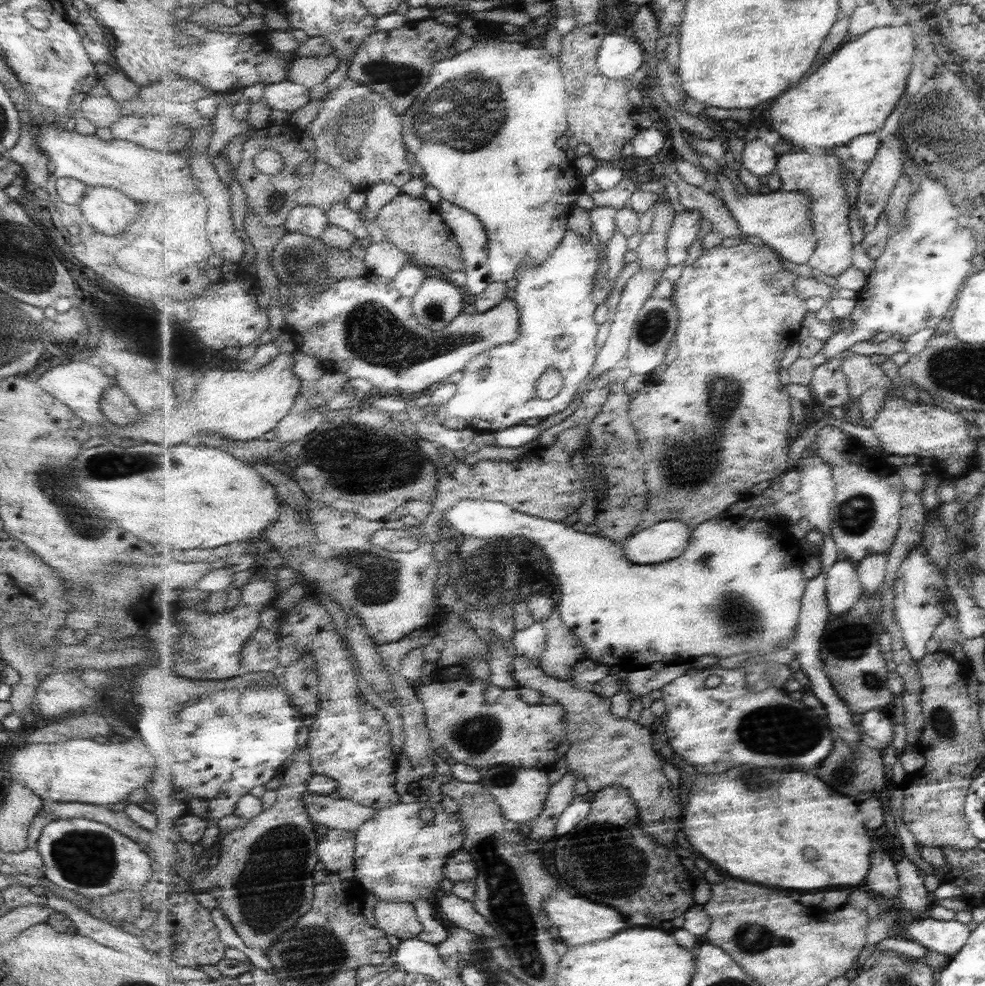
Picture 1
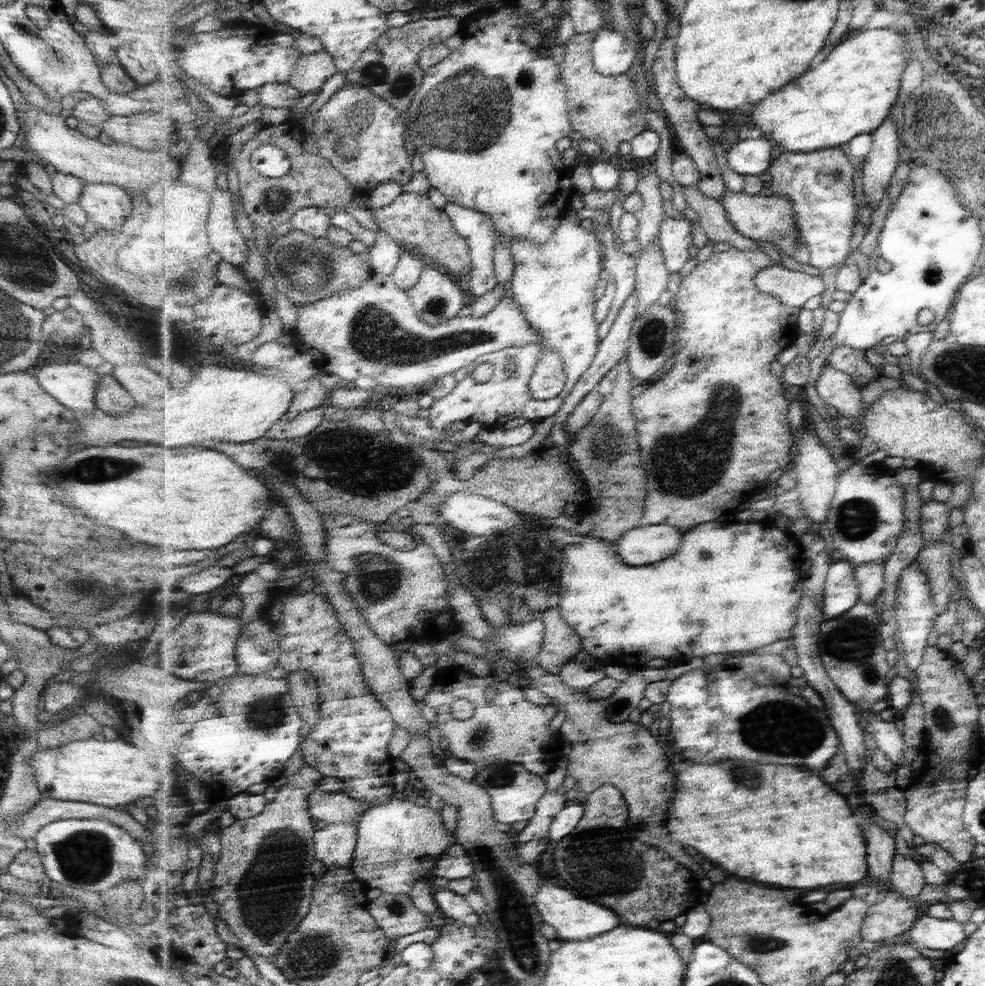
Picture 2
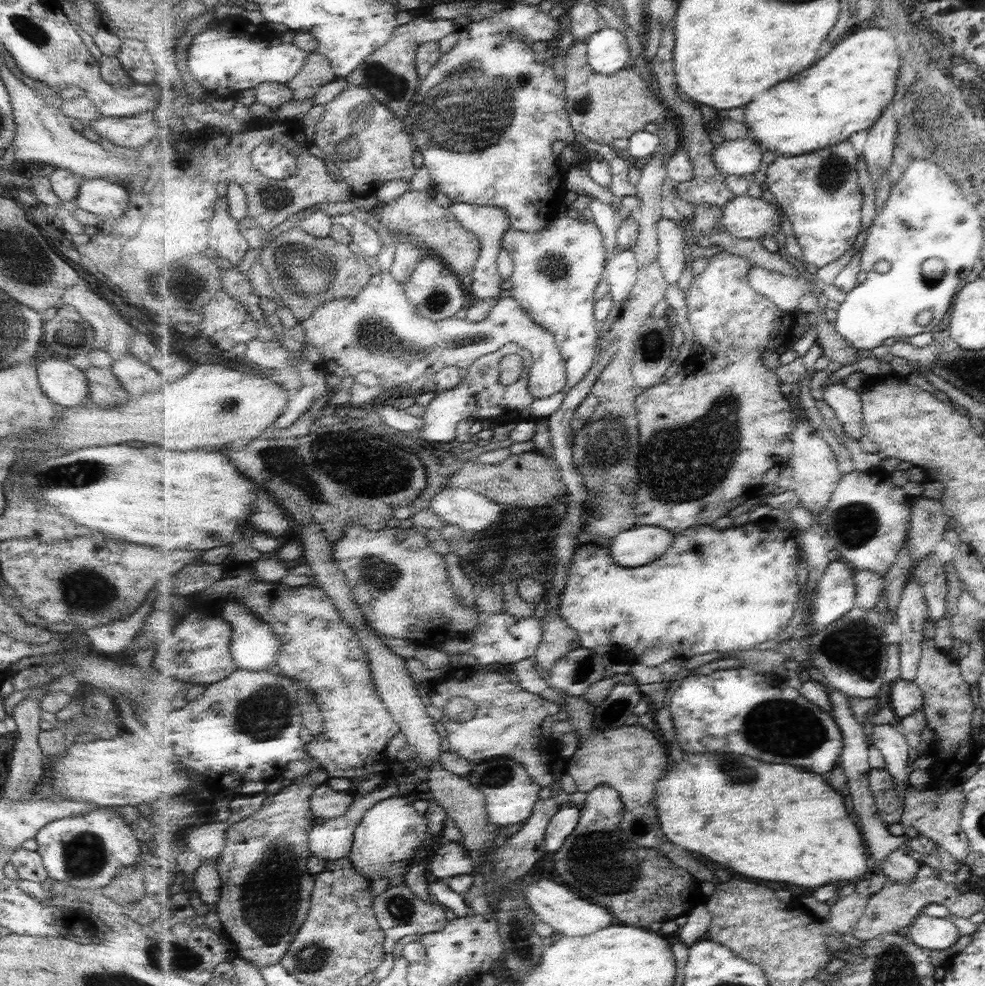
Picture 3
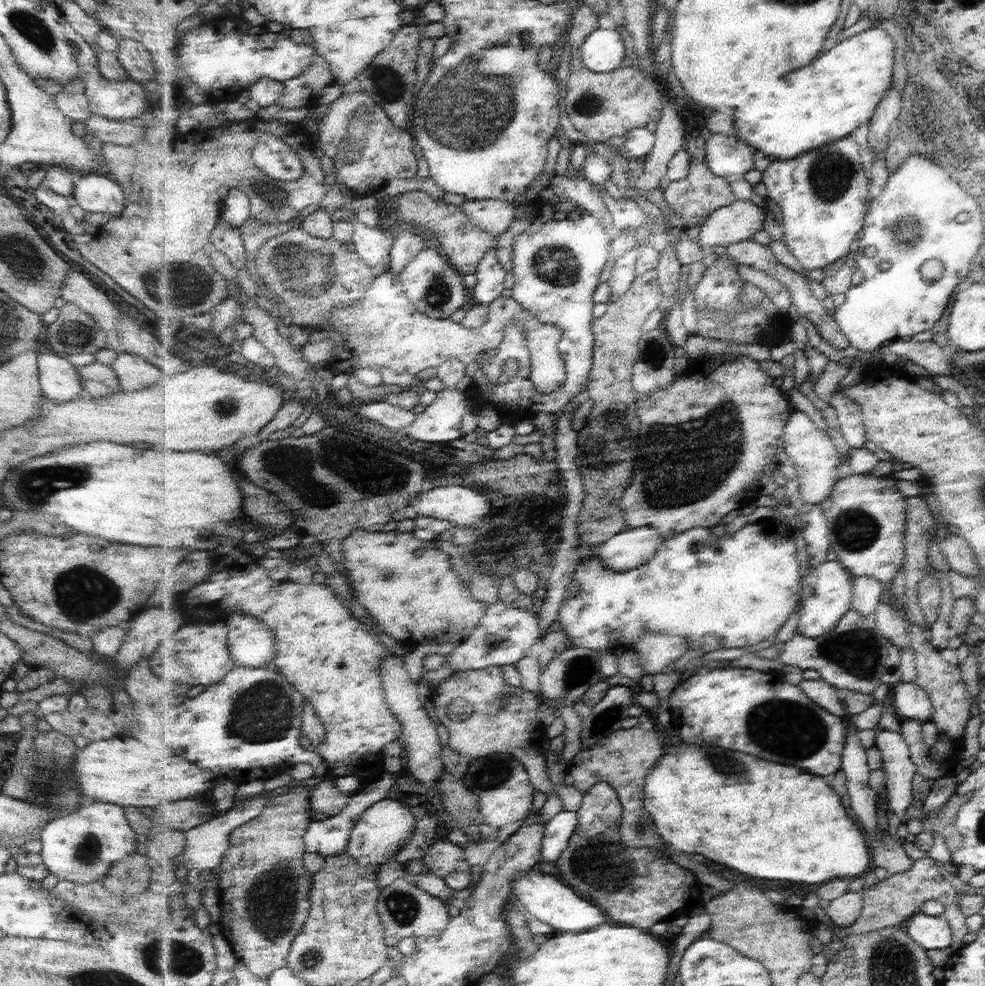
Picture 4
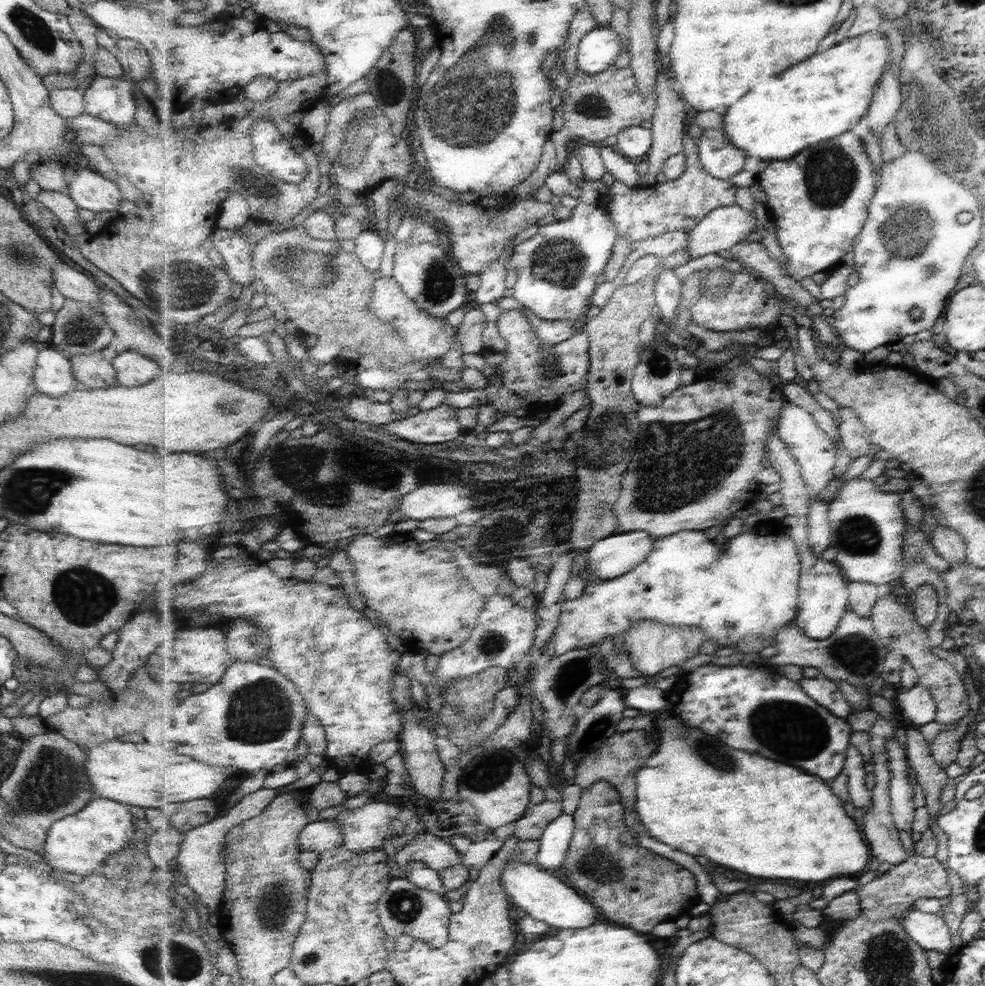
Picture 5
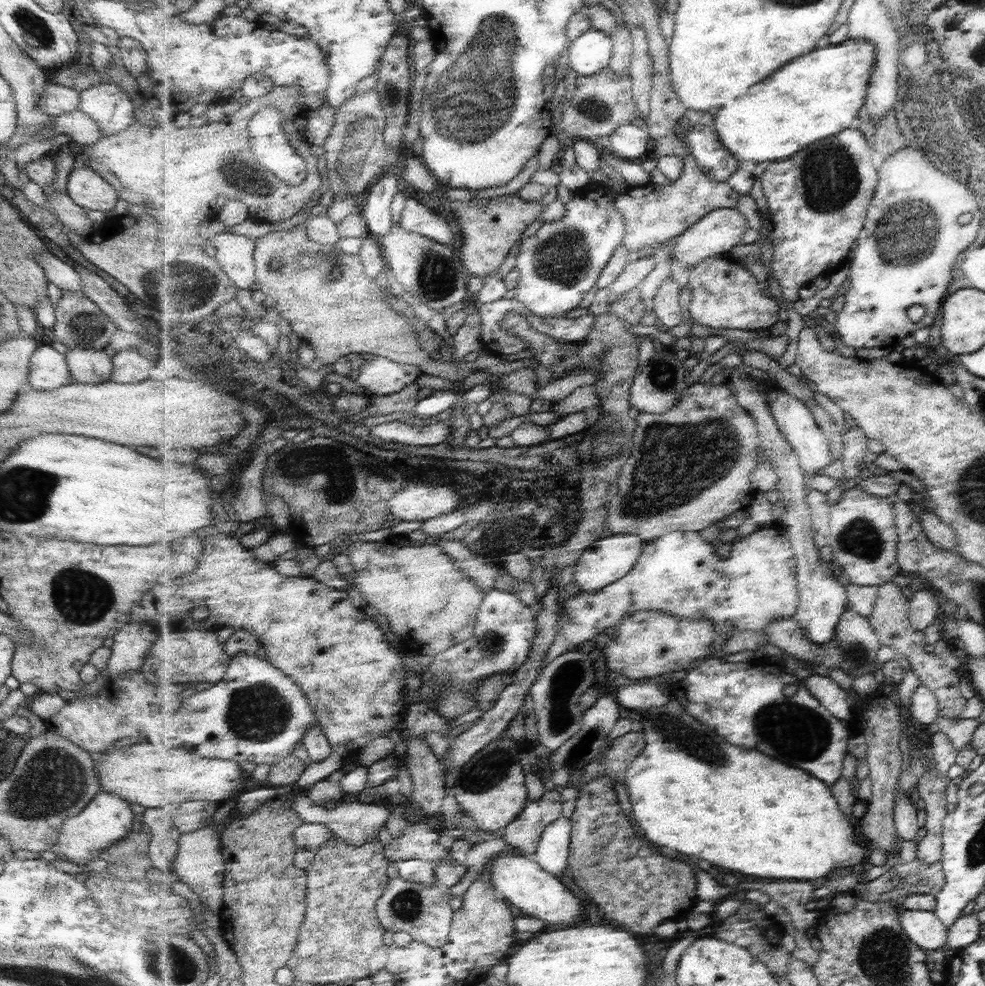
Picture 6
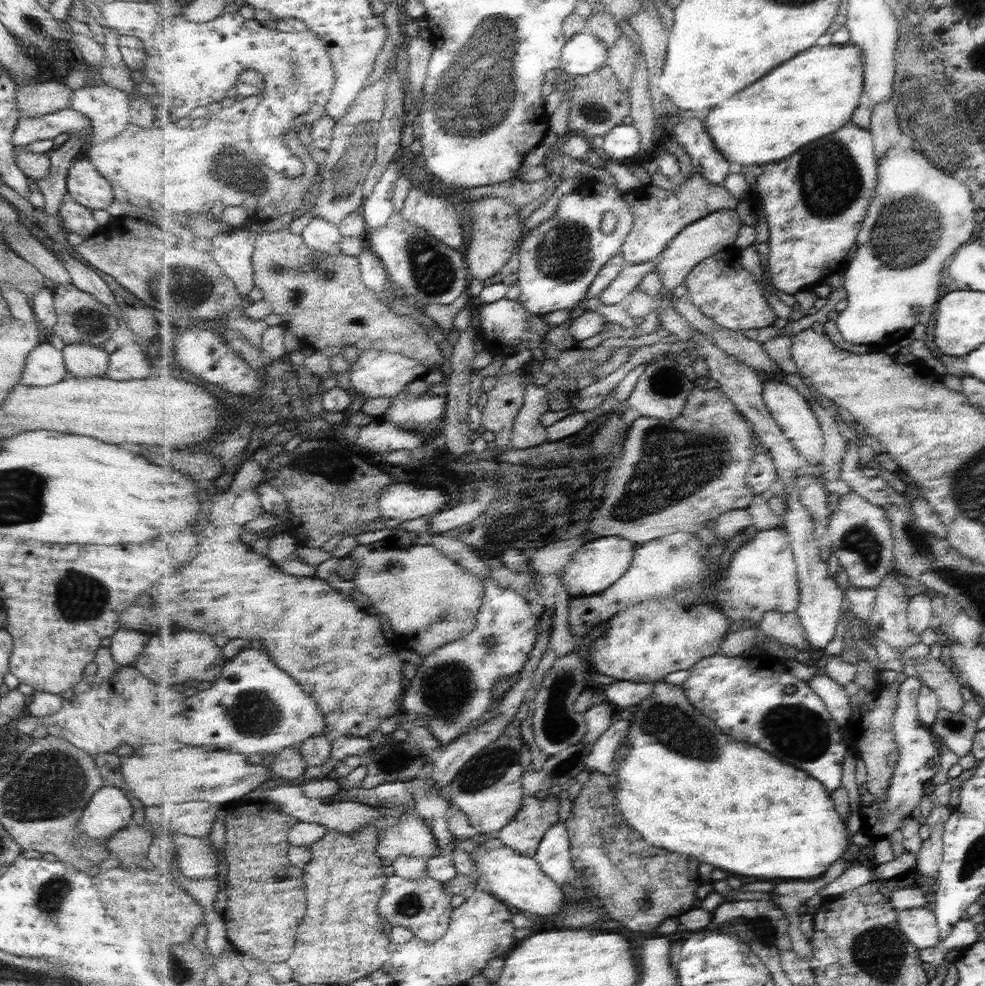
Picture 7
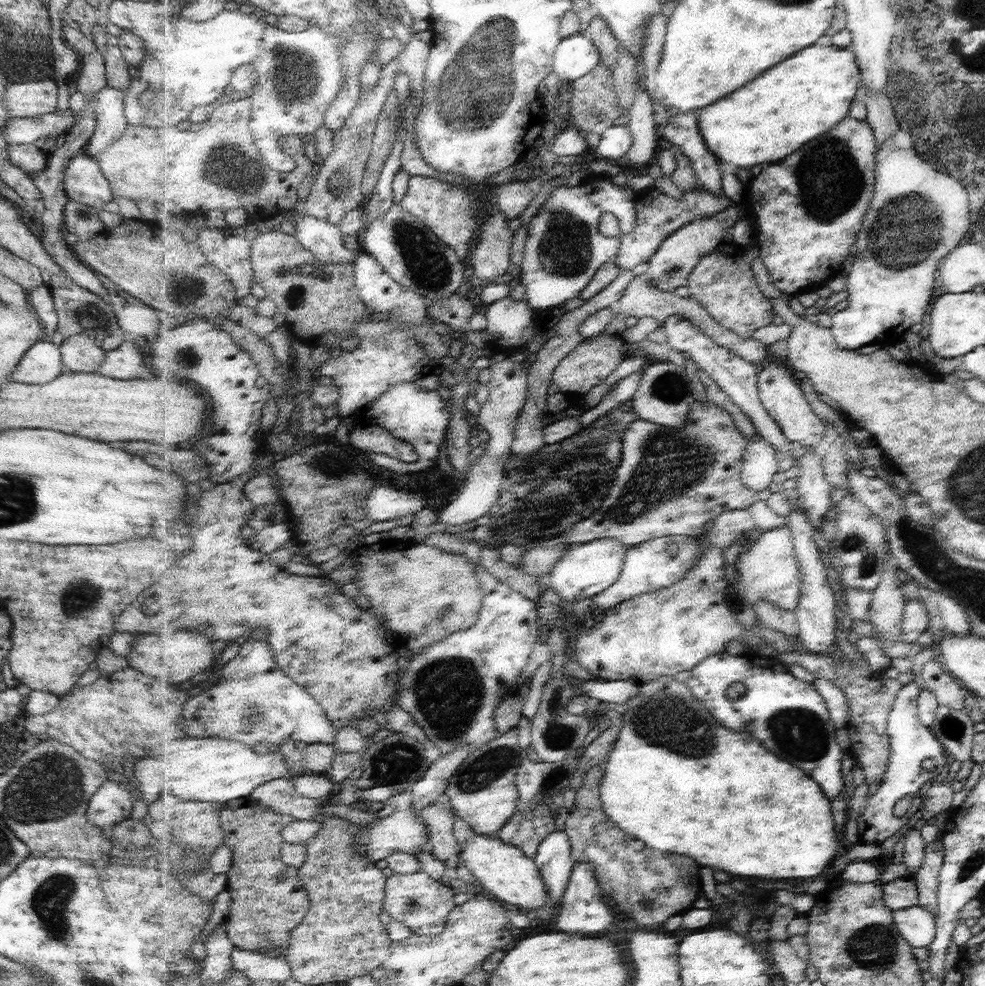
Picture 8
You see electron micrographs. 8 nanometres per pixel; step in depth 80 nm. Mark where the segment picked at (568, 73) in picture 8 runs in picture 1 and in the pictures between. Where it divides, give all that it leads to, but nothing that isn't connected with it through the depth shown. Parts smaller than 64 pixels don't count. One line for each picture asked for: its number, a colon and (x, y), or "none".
1: (620, 56)
2: (614, 55)
3: (608, 53)
4: (604, 50)
5: (599, 49)
6: (592, 52)
7: (585, 53)

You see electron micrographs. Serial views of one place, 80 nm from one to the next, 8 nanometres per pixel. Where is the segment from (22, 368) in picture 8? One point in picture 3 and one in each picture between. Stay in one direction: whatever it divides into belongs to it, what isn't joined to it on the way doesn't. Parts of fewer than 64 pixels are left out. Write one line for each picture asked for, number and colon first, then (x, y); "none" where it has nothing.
3: (64, 385)
4: (58, 382)
5: (51, 372)
6: (47, 369)
7: (43, 366)

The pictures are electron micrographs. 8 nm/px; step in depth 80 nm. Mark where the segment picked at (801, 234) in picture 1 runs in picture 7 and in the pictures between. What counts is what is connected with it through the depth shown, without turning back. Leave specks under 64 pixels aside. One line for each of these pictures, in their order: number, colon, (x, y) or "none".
2: (772, 218)
3: (745, 217)
4: (738, 222)
5: (723, 228)
6: (723, 229)
7: (709, 236)

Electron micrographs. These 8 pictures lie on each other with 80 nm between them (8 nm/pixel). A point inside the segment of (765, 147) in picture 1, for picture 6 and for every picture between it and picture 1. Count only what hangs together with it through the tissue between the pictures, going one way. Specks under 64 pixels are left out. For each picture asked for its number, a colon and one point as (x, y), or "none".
2: (752, 156)
3: (743, 157)
4: (728, 156)
5: (720, 157)
6: (704, 141)

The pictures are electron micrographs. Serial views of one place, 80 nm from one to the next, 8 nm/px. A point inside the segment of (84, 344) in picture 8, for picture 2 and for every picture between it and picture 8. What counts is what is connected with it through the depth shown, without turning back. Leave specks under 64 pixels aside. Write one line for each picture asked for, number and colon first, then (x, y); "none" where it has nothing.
2: (109, 397)
3: (104, 391)
4: (97, 380)
5: (92, 371)
6: (89, 367)
7: (81, 361)

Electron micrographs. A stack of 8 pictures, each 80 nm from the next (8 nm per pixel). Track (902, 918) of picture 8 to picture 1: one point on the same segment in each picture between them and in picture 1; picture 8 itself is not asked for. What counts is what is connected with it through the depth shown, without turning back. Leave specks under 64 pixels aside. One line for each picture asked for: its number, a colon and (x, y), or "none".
1: (948, 938)
2: (934, 933)
3: (932, 933)
4: (931, 932)
5: (931, 931)
6: (924, 927)
7: (919, 924)

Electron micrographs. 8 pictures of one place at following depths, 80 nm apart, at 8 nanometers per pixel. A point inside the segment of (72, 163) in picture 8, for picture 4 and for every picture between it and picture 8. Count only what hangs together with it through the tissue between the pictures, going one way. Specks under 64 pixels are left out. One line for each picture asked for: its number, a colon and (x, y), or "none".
4: (99, 193)
5: (88, 190)
6: (84, 186)
7: (84, 184)

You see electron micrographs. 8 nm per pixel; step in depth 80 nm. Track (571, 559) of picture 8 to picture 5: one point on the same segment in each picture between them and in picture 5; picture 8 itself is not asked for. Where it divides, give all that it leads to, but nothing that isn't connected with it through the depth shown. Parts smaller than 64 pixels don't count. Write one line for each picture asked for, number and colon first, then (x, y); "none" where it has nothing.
5: (614, 556)
6: (610, 558)
7: (600, 563)

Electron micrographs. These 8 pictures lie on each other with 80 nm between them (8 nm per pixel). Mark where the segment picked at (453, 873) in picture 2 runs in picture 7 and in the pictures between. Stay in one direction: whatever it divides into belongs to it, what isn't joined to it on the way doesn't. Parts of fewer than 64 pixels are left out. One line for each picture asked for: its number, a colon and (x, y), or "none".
3: (452, 859)
4: (441, 857)
5: (431, 850)
6: (419, 841)
7: (409, 835)

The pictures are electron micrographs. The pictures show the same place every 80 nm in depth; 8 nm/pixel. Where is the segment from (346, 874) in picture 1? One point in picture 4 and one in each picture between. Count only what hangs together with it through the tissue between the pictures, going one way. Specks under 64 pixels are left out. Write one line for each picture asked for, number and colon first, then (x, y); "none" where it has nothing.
2: (336, 844)
3: (333, 840)
4: (330, 837)

